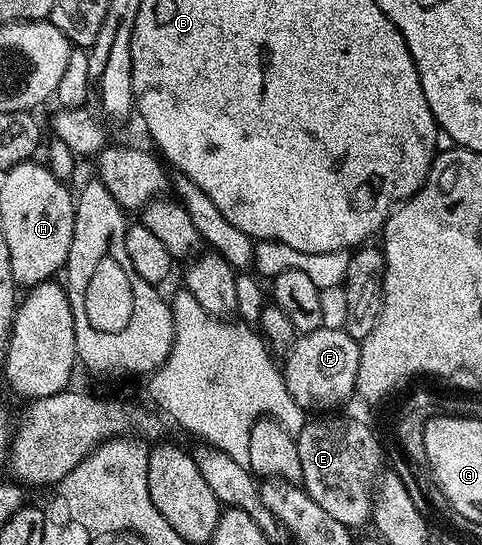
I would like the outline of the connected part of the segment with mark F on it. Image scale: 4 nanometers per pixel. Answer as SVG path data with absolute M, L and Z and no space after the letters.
M321 327L298 335L286 351L285 366L283 362L288 394L307 412L332 411L329 409L343 403L349 396L351 398L356 391L360 351L358 339L345 330Z

